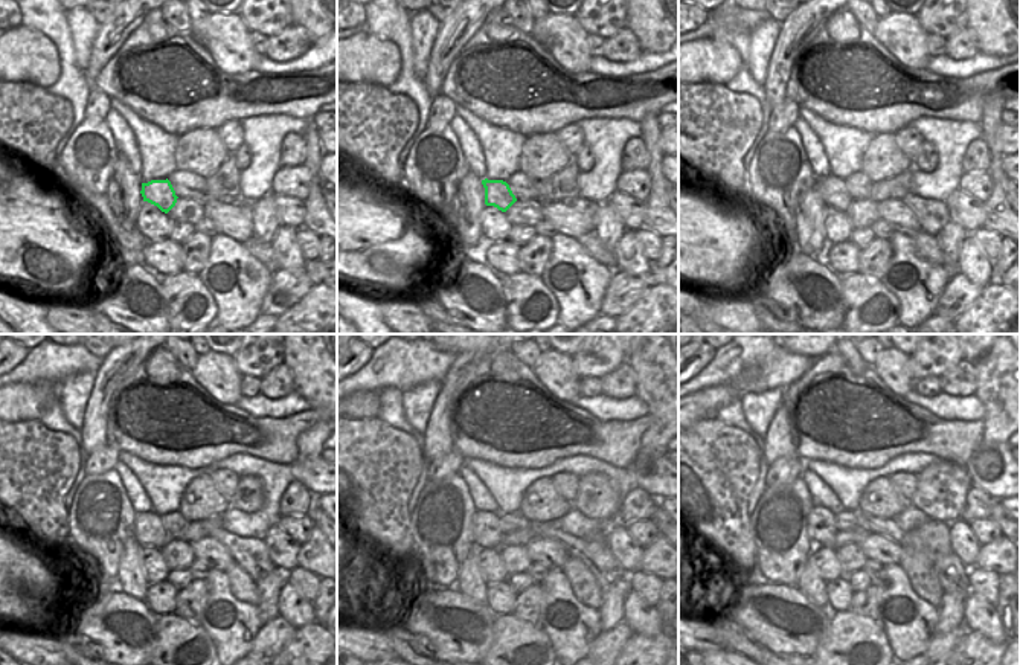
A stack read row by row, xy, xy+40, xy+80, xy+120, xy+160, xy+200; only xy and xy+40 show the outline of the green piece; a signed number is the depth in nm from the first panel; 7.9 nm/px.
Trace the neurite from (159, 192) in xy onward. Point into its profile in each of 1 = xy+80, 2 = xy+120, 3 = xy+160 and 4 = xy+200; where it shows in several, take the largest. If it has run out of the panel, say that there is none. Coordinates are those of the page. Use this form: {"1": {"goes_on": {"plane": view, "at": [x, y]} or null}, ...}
{"1": {"goes_on": {"plane": "xy+80", "at": [833, 189]}}, "2": {"goes_on": {"plane": "xy+120", "at": [148, 530]}}, "3": {"goes_on": {"plane": "xy+160", "at": [487, 533]}}, "4": {"goes_on": {"plane": "xy+200", "at": [822, 530]}}}

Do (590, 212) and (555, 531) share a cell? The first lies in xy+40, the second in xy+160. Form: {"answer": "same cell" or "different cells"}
{"answer": "same cell"}

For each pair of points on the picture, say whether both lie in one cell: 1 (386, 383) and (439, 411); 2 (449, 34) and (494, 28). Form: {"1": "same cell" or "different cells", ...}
{"1": "different cells", "2": "different cells"}

